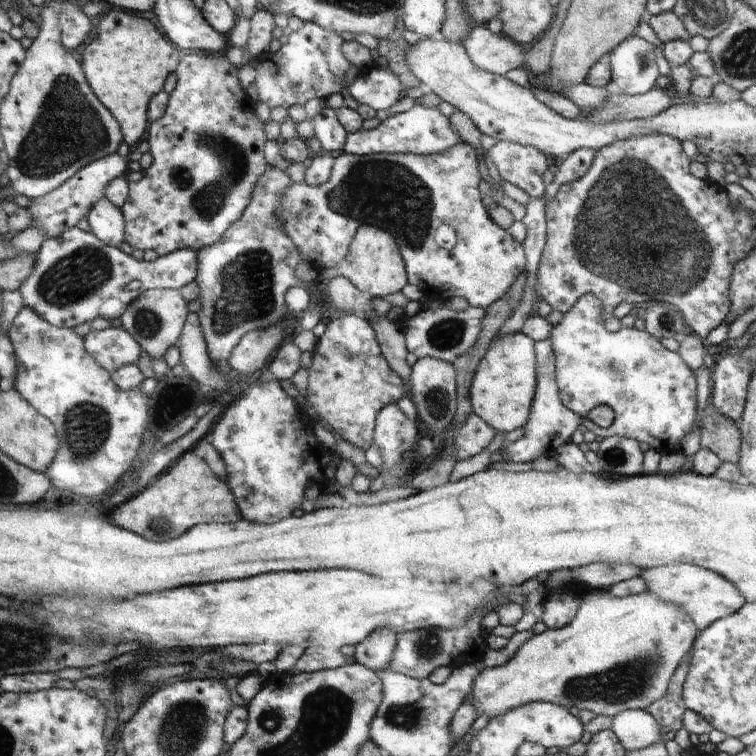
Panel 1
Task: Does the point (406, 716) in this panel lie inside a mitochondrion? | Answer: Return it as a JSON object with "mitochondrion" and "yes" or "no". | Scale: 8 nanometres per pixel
{"mitochondrion":"yes"}

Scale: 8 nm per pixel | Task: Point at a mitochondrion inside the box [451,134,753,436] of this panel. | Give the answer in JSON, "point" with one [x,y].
{"point":[635,232]}

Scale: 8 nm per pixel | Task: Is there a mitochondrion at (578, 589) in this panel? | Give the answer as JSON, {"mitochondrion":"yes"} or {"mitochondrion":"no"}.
{"mitochondrion":"no"}

